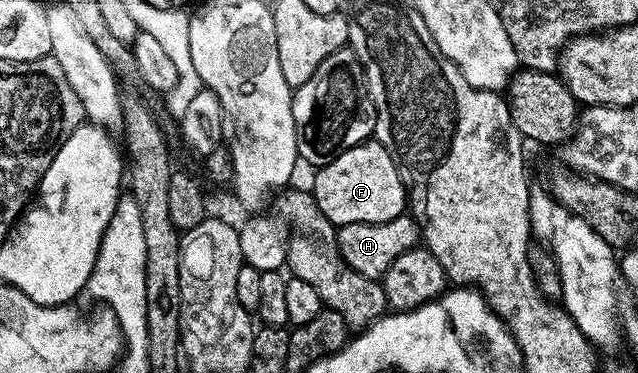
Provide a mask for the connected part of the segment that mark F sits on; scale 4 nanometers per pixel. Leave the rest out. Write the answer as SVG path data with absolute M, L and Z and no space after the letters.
M376 140L348 148L326 166L317 167L312 193L316 204L335 227L348 224L380 224L407 213L406 186L388 152Z

